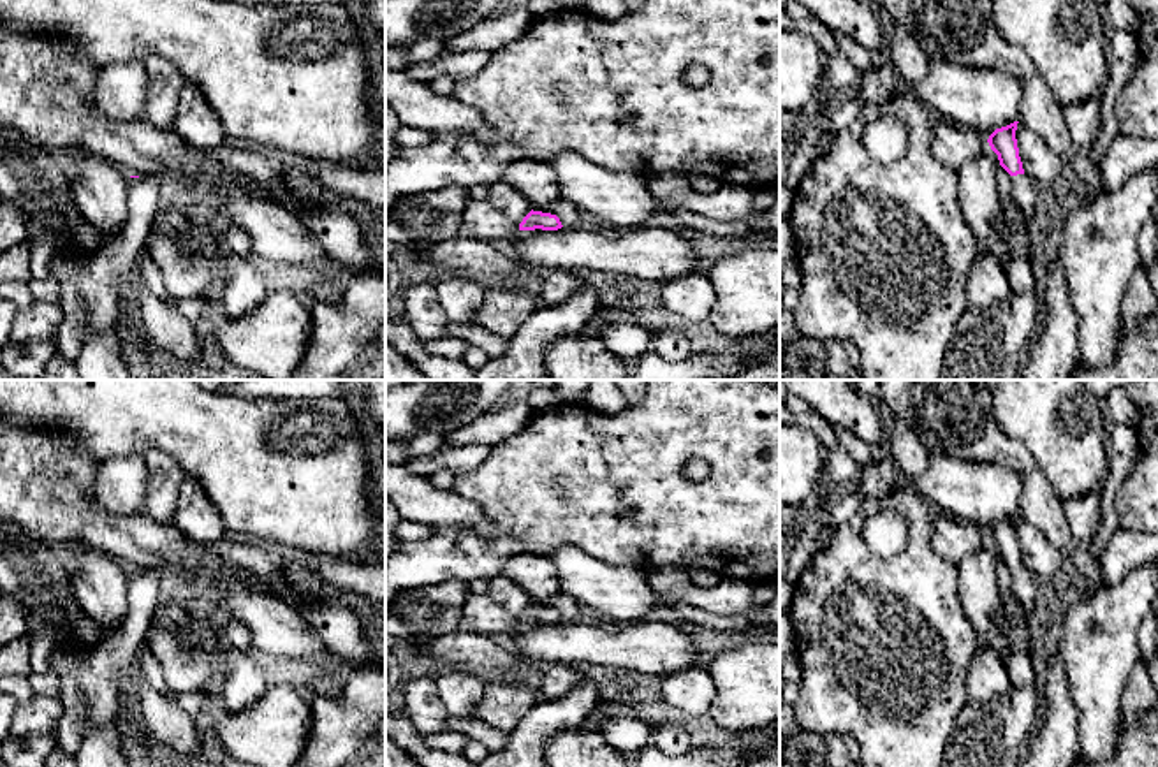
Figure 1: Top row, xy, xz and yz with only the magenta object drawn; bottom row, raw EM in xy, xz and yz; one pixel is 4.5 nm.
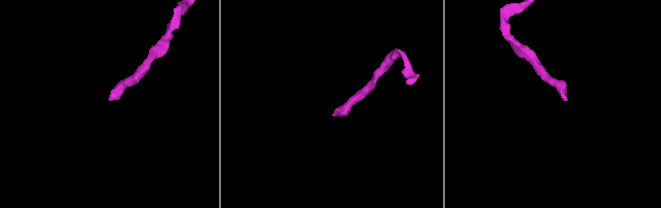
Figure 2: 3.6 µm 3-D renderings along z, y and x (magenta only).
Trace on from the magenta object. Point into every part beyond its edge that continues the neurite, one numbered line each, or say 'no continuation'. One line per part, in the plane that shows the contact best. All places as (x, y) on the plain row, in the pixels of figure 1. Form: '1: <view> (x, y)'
1: yz (1023, 588)

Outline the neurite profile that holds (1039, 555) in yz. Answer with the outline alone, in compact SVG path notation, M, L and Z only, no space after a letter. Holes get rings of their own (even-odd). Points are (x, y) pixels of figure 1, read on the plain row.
M1017 517L1015 533L1024 568L1030 570L1033 577L1054 577L1063 565L1058 547L1022 517Z

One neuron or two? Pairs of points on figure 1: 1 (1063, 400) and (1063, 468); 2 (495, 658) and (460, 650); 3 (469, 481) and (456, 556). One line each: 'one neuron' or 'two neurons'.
1: one neuron
2: one neuron
3: one neuron

